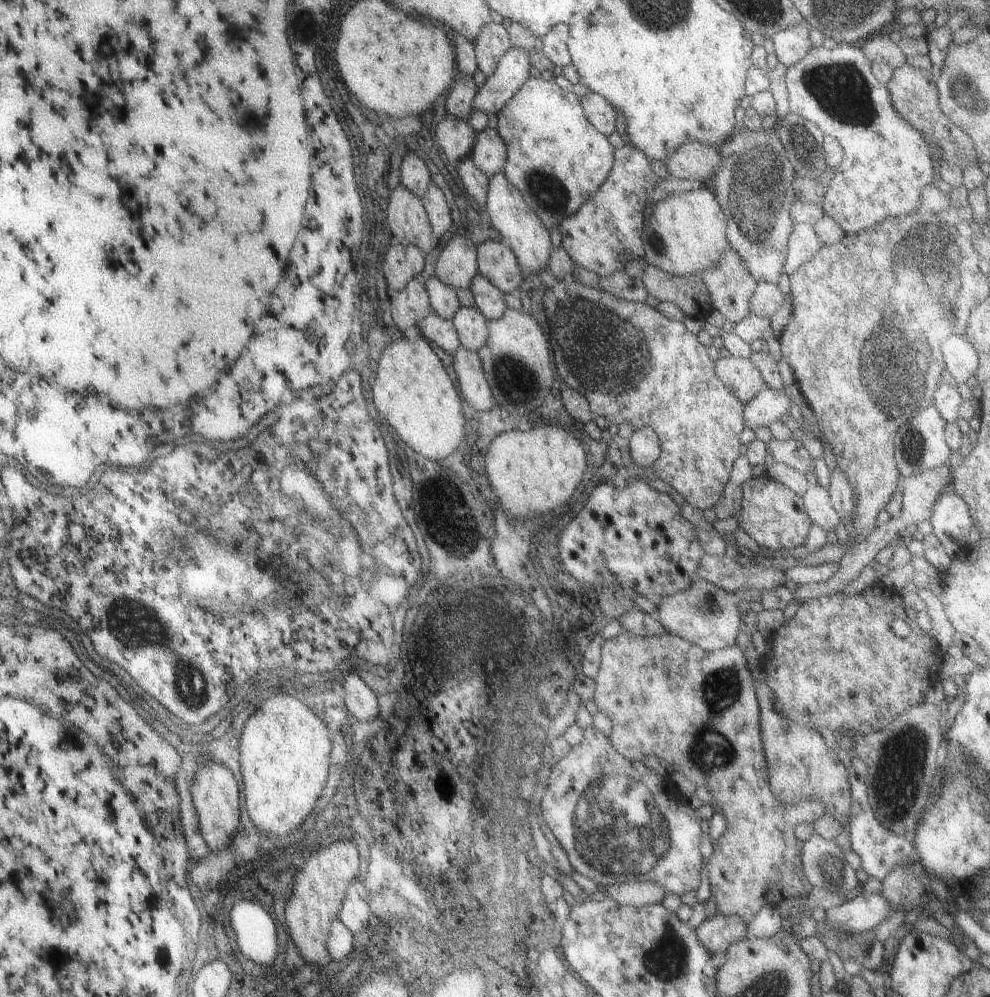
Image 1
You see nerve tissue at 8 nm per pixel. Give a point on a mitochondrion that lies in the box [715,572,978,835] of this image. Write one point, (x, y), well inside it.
(896, 790)

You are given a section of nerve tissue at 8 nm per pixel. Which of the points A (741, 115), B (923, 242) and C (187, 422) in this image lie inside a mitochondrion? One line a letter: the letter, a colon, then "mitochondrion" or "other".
A: other
B: mitochondrion
C: other

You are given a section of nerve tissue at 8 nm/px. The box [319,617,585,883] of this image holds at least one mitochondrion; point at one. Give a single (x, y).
(445, 636)

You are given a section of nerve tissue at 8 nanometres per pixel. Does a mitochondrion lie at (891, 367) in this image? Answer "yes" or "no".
yes

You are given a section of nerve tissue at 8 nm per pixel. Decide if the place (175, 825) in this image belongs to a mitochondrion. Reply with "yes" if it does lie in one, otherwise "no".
no

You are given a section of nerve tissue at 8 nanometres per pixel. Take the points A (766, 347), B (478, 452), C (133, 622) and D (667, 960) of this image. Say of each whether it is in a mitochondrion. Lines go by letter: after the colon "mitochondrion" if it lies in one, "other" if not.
A: other
B: other
C: mitochondrion
D: mitochondrion

